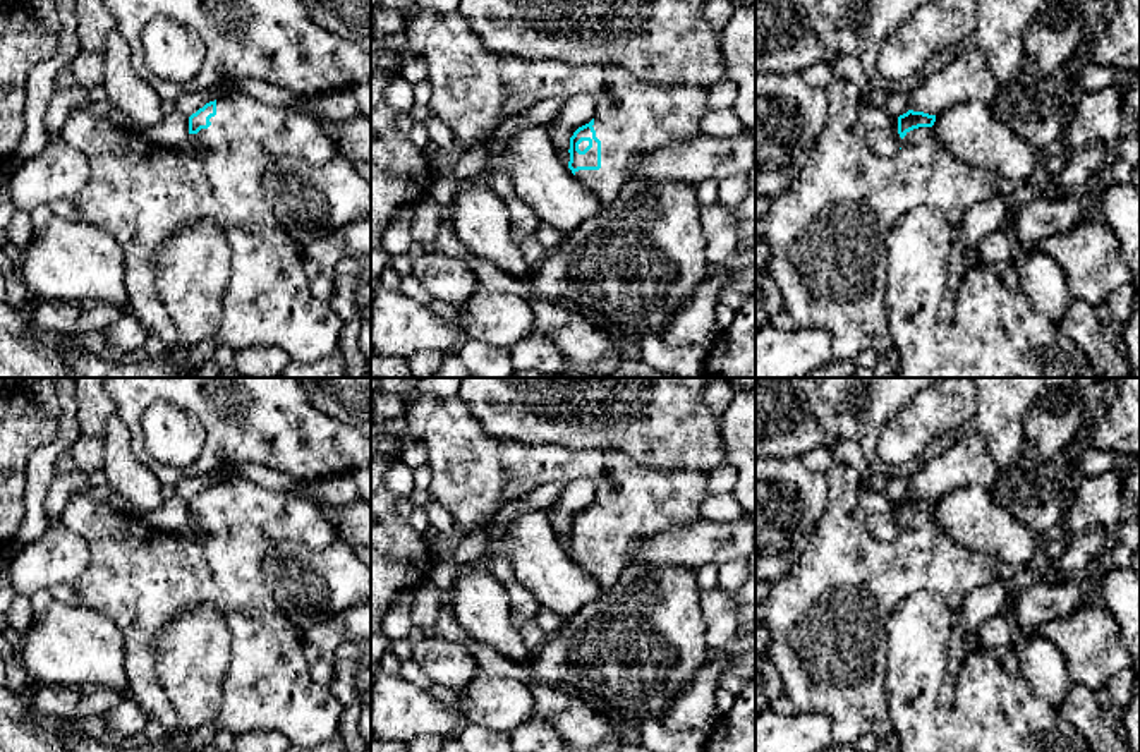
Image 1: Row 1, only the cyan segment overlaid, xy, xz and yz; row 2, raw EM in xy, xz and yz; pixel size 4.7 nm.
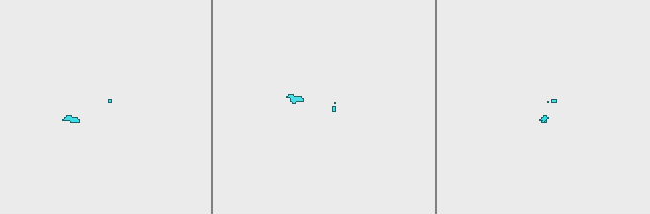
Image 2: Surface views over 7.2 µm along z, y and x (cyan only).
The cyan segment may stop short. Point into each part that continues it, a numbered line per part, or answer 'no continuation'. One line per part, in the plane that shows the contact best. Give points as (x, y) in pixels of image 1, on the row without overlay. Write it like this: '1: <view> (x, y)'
1: xz (471, 469)

